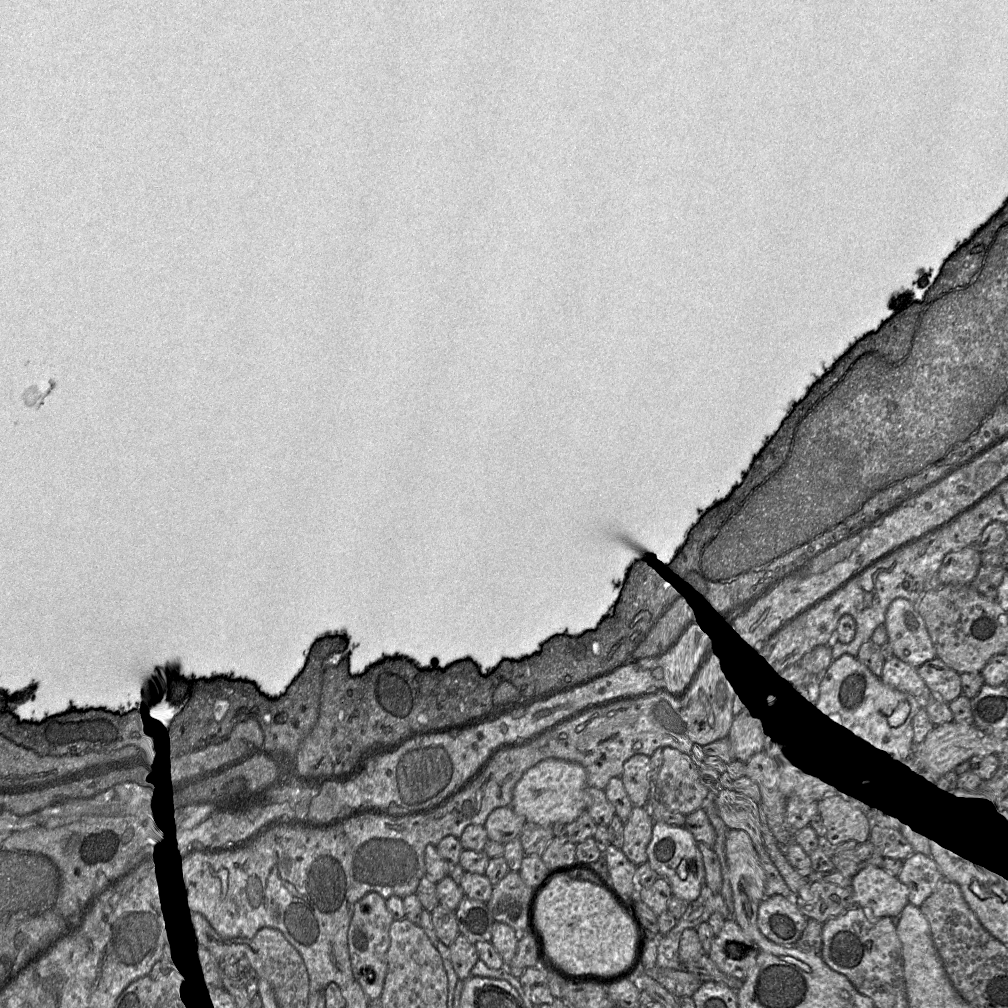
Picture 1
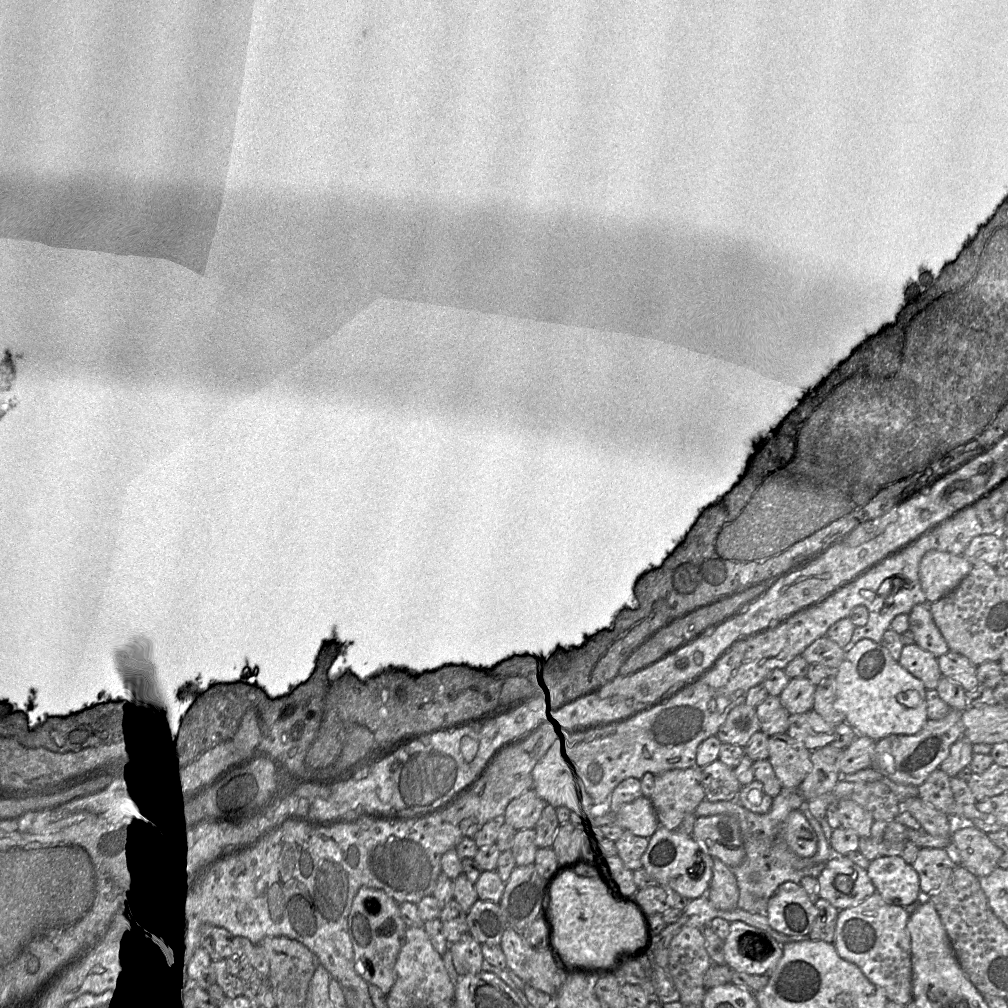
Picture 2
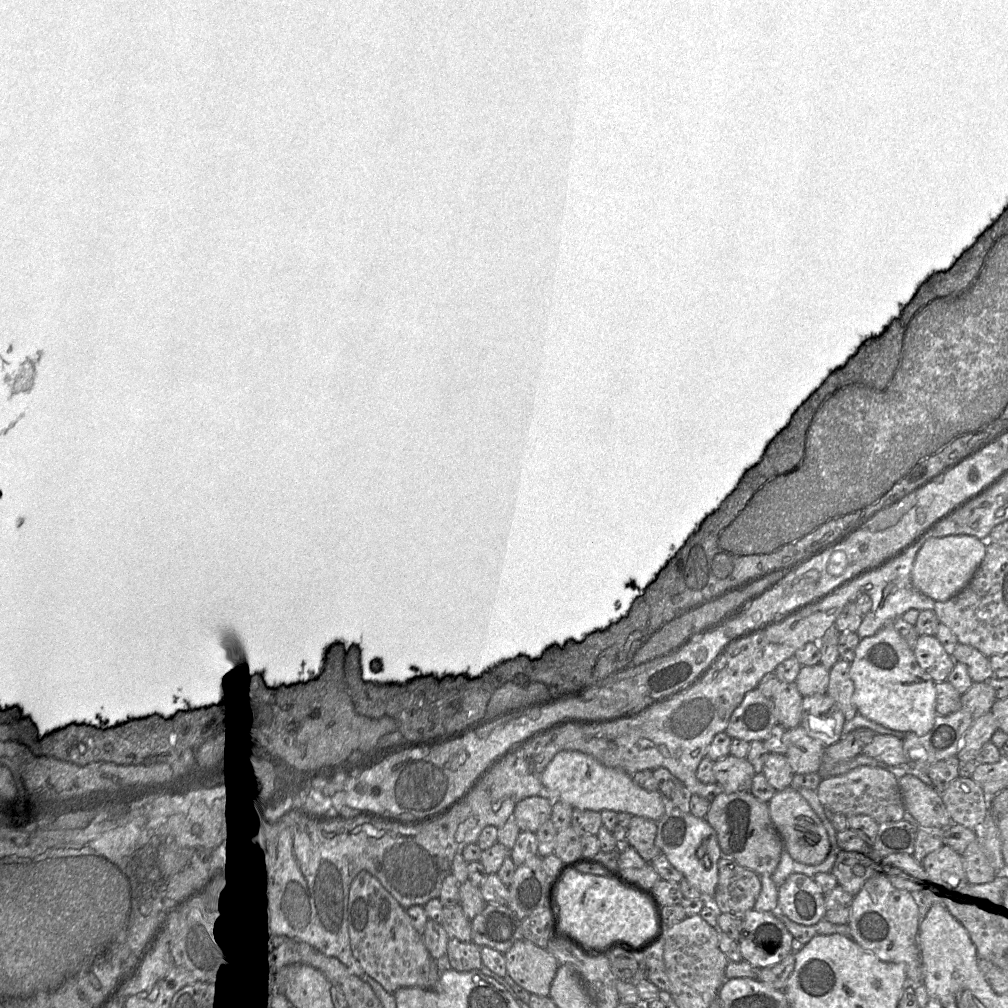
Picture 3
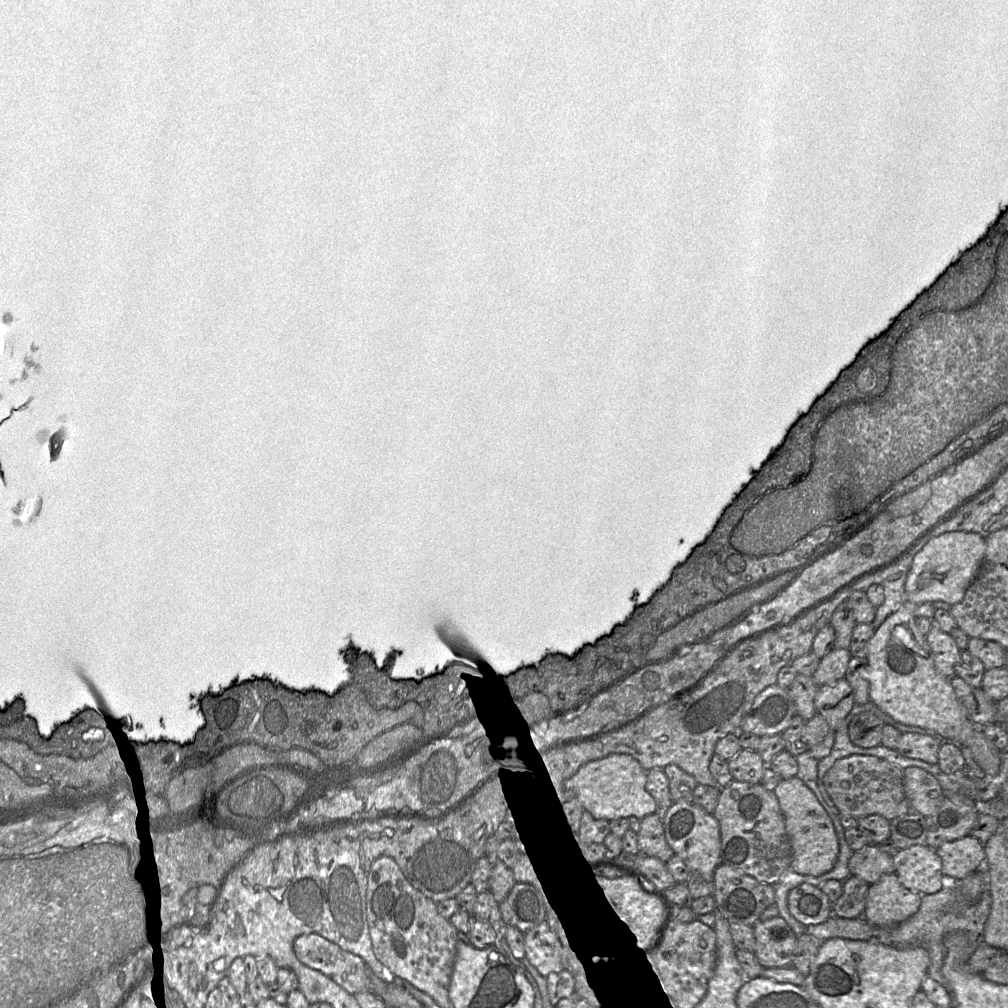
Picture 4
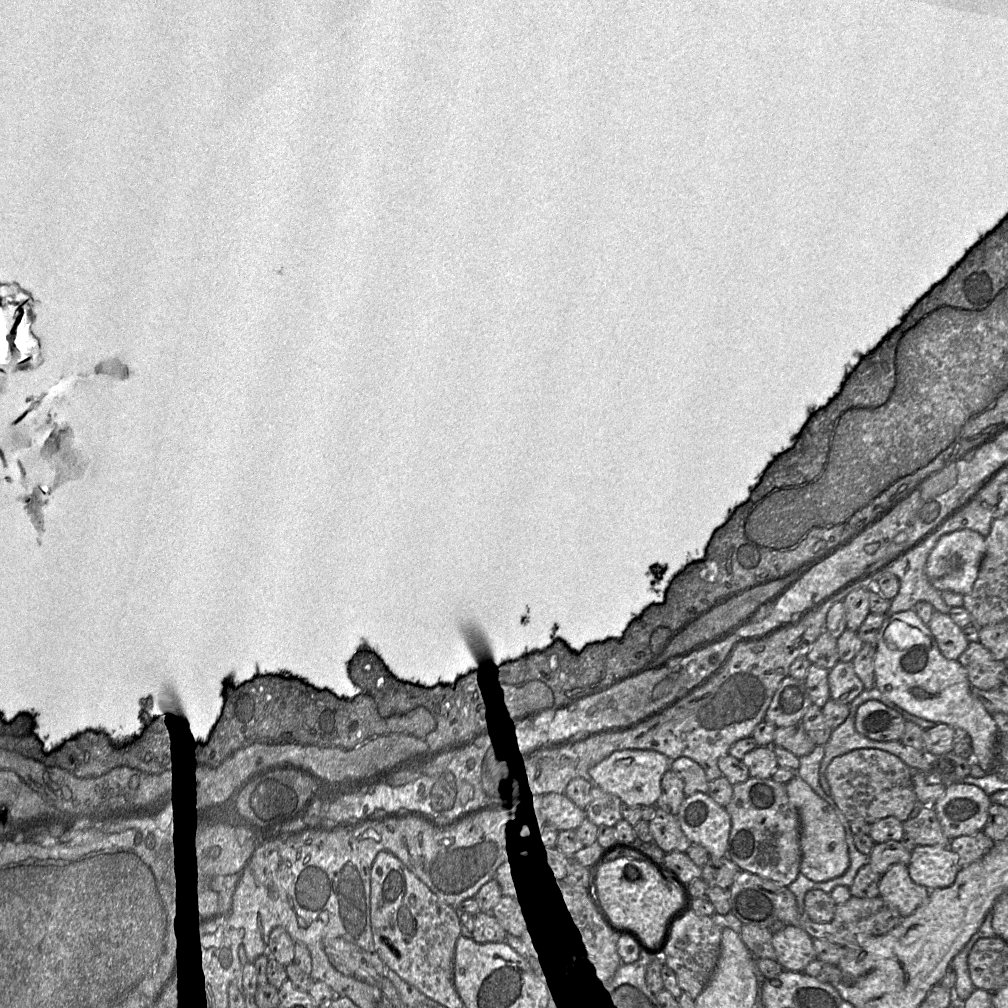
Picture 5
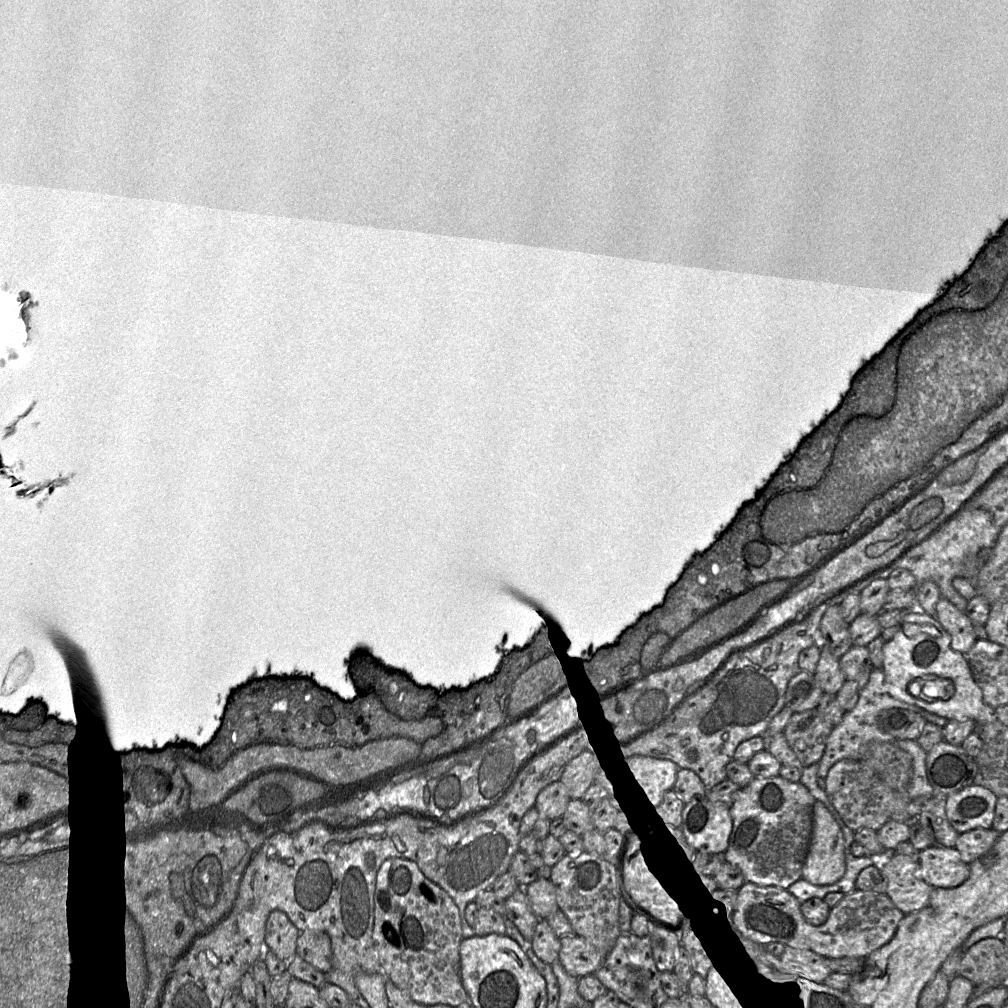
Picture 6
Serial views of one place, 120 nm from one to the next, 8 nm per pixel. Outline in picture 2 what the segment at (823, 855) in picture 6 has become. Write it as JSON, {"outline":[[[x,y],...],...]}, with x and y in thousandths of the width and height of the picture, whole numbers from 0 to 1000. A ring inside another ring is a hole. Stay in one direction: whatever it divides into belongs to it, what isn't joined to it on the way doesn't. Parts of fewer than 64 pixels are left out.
{"outline":[[[786,804],[782,808],[774,830],[793,850],[806,850],[811,845],[811,829],[795,804]]]}

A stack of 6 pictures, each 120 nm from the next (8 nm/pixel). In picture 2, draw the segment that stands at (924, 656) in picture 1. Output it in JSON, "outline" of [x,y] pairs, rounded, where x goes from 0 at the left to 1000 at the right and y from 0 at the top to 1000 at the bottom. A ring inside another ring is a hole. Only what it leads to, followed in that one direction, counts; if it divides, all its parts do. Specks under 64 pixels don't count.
{"outline":[[[922,598],[909,600],[902,610],[902,626],[905,627],[907,638],[915,644],[924,647],[929,653],[934,652],[941,647],[940,640],[935,631],[933,625],[929,621],[922,604]]]}

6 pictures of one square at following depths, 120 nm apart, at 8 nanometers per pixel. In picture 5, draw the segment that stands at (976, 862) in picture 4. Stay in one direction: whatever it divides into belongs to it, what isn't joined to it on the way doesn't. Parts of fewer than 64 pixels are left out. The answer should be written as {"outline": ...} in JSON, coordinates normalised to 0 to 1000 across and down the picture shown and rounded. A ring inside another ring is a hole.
{"outline":[[[974,824],[943,832],[941,841],[949,848],[952,861],[974,851],[986,838],[986,835]]]}

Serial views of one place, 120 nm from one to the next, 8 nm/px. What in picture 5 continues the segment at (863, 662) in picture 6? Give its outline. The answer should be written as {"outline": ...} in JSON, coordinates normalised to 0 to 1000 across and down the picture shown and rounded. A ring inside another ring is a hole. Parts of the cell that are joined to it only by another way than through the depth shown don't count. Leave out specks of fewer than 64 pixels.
{"outline":[[[831,656],[822,665],[821,679],[823,693],[841,699],[857,685],[856,678],[850,671],[845,657]]]}

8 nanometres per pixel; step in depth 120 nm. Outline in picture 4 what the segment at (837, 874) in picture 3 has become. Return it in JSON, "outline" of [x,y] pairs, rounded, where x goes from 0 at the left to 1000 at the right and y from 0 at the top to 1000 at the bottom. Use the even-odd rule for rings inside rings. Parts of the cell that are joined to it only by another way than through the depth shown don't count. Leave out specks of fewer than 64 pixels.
{"outline":[[[863,837],[845,847],[841,855],[843,868],[851,870],[862,878],[874,869],[887,865],[886,847],[876,843],[874,838]]]}

